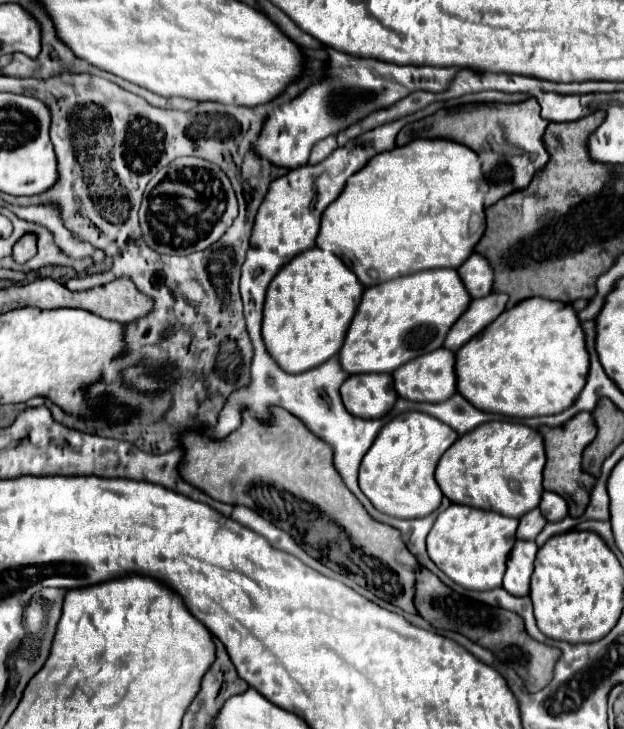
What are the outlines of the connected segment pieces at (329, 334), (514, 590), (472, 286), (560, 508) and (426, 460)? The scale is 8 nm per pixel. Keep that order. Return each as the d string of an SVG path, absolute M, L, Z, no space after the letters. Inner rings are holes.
M321 248L301 252L277 272L267 288L261 324L267 352L289 374L301 374L327 362L339 352L361 294L361 282L333 252Z
M517 540L511 556L507 560L507 572L503 578L503 588L513 596L529 594L529 578L533 574L533 562L537 554L537 544L527 540Z
M471 254L465 264L461 264L457 268L467 292L471 298L483 298L491 292L493 286L493 270L489 266L489 262L479 256L479 254Z
M543 492L539 510L547 522L559 522L567 516L567 502L555 492Z
M403 412L399 416L395 416L393 420L389 420L379 436L375 438L373 446L369 448L369 452L365 454L361 468L359 468L359 488L363 490L363 494L371 500L371 504L395 518L425 518L427 514L431 514L433 510L439 508L443 492L435 482L435 466L439 462L439 458L443 456L443 452L457 440L457 432L453 432L453 428L449 428L447 424L443 424L441 420L423 414L423 412Z

